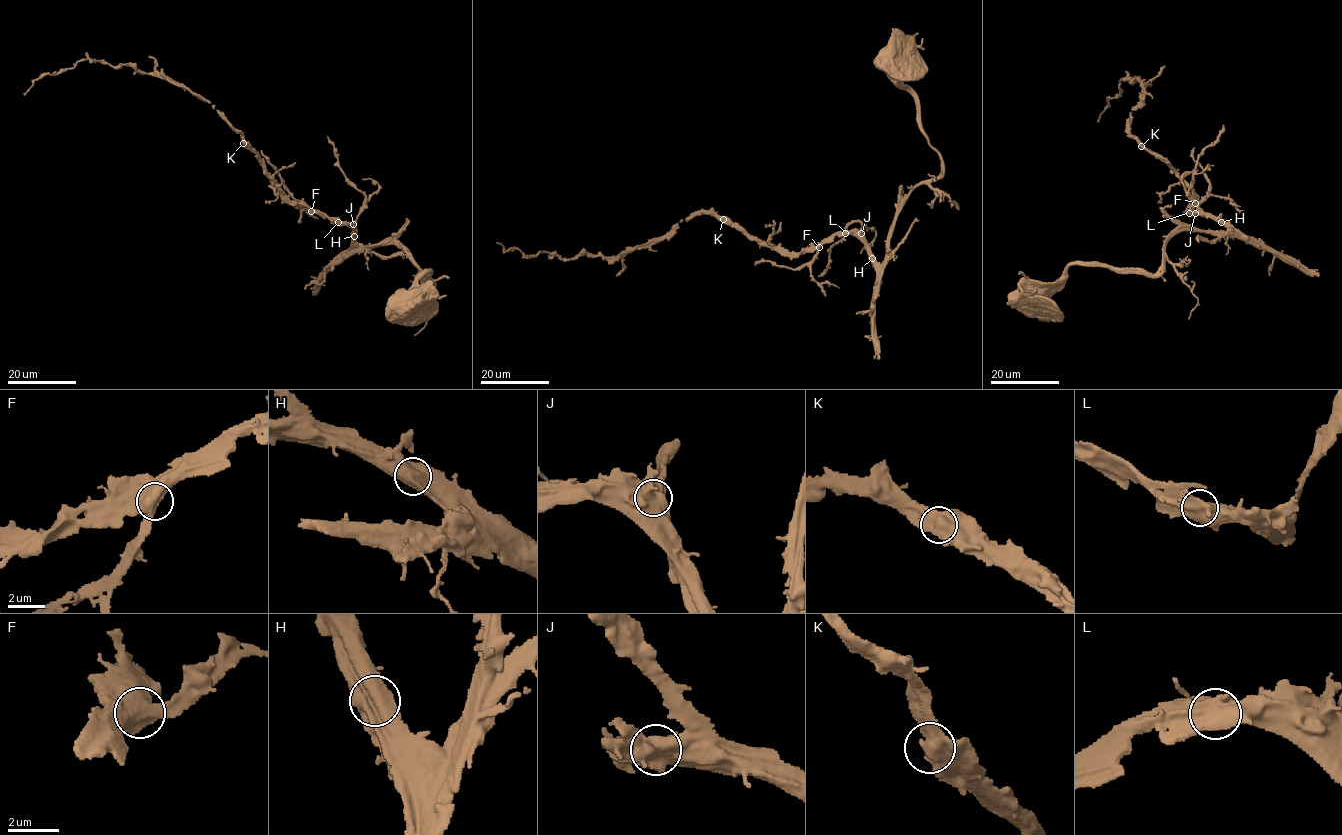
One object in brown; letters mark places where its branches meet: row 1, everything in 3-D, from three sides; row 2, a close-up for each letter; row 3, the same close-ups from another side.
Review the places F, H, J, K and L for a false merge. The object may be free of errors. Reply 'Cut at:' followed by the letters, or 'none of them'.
Cut at: none of them

